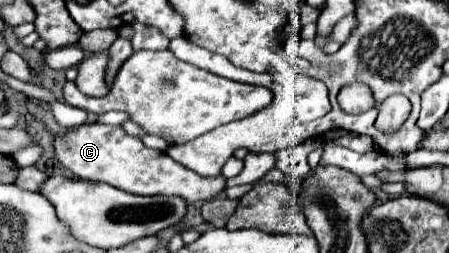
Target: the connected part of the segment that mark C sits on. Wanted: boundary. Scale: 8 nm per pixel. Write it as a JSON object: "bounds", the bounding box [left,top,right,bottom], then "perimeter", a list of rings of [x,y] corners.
{"bounds":[54,125,226,203],"perimeter":[[[80,125],[68,129],[64,135],[54,137],[54,153],[64,169],[72,171],[80,179],[104,181],[116,189],[122,189],[132,195],[172,195],[182,197],[186,203],[208,201],[224,191],[226,179],[222,175],[202,177],[184,165],[176,163],[172,157],[162,151],[148,149],[138,137],[128,135],[122,127],[112,125]]]}

